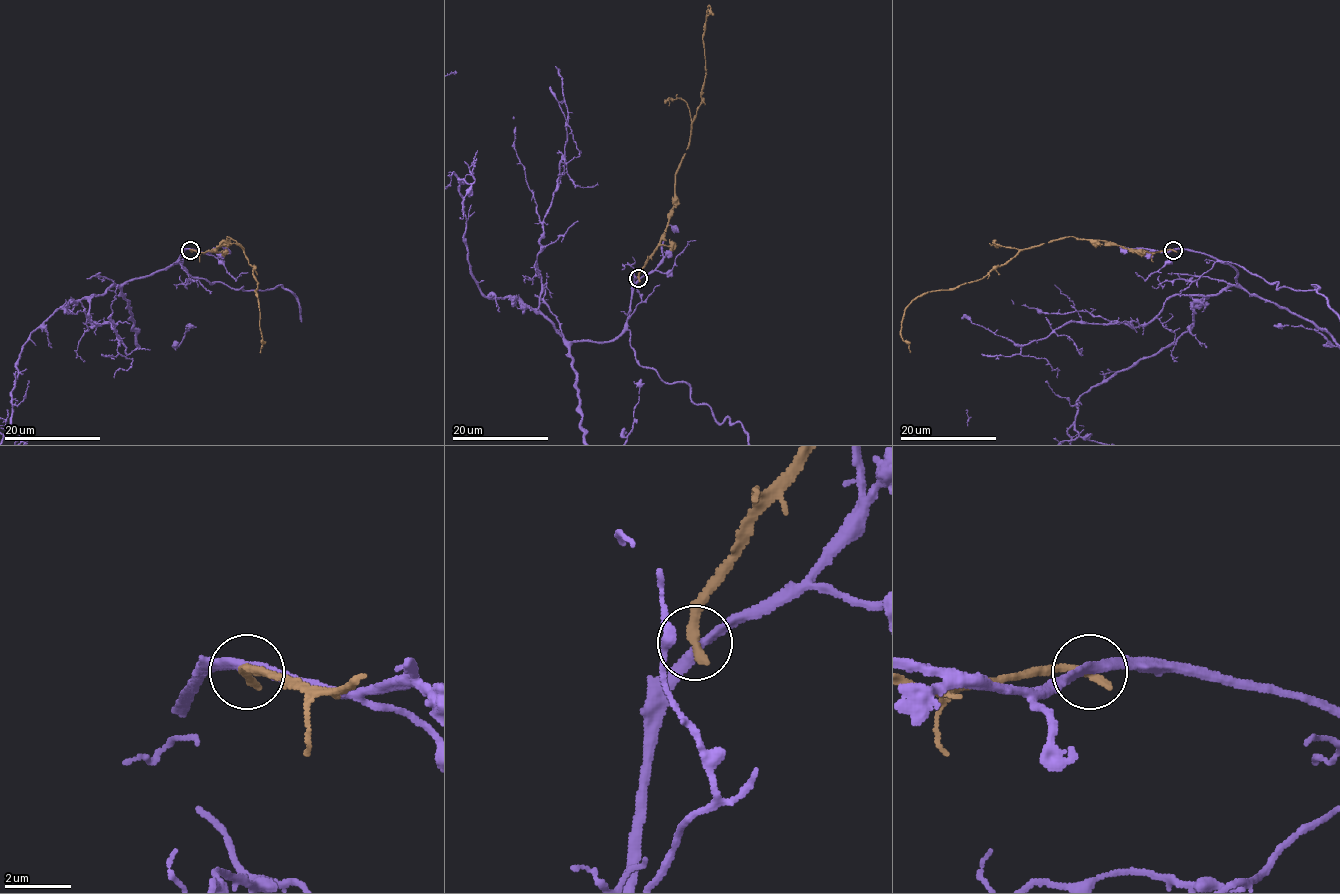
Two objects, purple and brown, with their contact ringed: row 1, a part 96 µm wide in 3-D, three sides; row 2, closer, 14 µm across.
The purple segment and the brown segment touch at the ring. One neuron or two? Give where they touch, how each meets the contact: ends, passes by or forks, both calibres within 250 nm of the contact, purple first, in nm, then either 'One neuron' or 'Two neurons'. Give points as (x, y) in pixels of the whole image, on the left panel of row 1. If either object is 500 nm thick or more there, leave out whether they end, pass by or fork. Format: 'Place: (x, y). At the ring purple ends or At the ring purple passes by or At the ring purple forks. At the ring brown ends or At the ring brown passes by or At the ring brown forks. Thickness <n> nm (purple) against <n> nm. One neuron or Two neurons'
Place: (190, 250). At the ring purple passes by. At the ring brown ends. Thickness 280 nm (purple) against 320 nm. Two neurons

